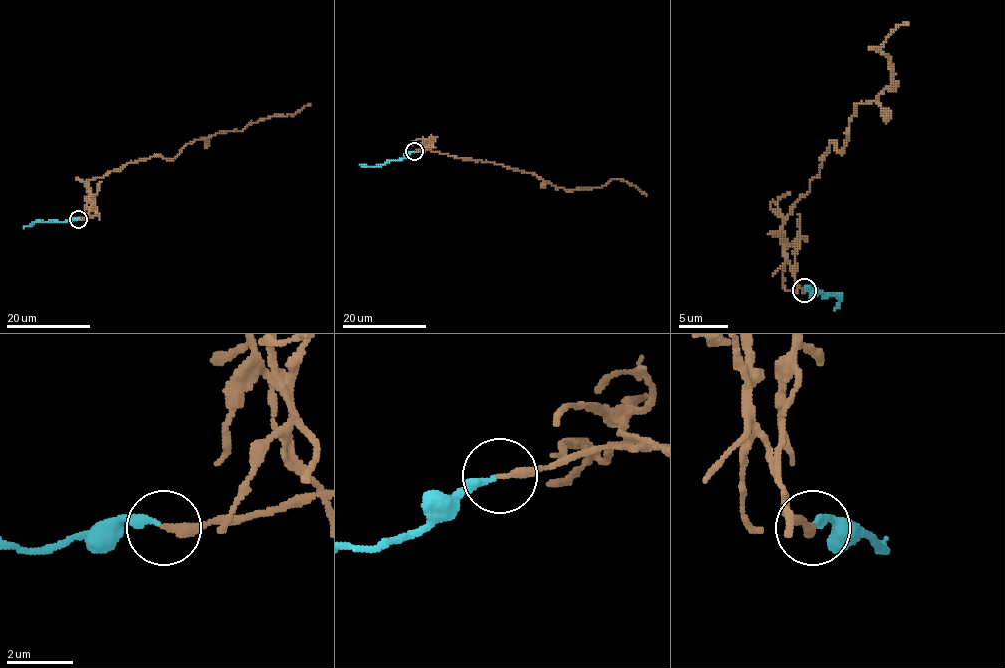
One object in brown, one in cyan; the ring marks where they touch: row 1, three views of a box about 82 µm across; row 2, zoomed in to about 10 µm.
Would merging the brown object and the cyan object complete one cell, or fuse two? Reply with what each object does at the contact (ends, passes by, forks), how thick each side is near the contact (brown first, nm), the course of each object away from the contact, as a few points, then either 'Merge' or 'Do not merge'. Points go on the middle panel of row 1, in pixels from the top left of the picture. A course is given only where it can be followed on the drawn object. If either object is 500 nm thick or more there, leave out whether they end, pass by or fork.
At the ring brown ends. At the ring cyan ends. Thickness 280 nm (brown) against 260 nm. Course of brown: (414, 151), (433, 147), (426, 142), (424, 148), (532, 173), (567, 190), (595, 188), (618, 178), (647, 195). Course of cyan: (414, 151), (376, 166), (359, 164). Do not merge

